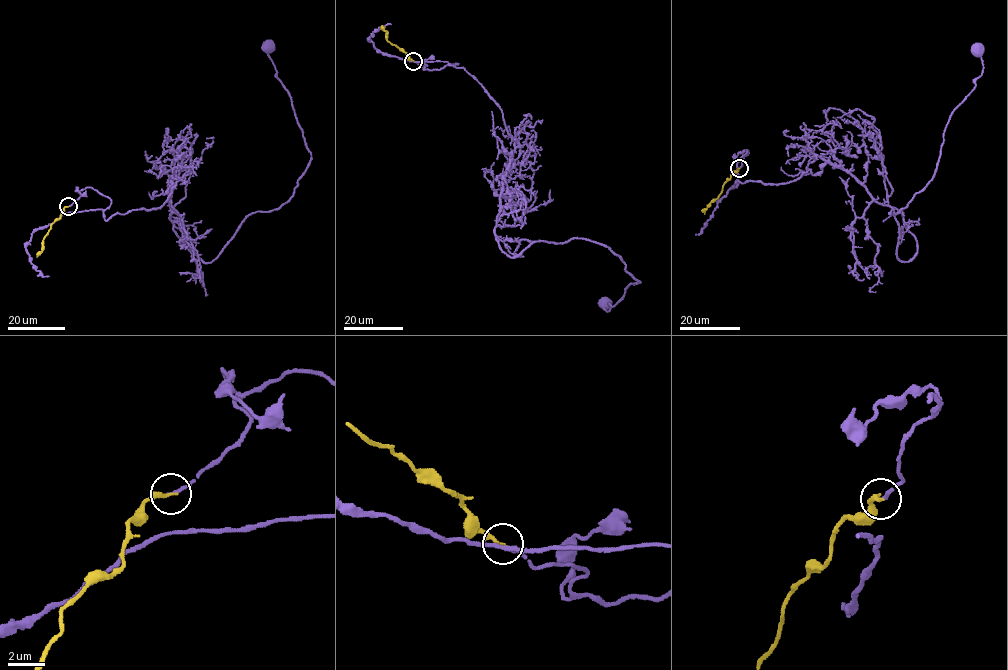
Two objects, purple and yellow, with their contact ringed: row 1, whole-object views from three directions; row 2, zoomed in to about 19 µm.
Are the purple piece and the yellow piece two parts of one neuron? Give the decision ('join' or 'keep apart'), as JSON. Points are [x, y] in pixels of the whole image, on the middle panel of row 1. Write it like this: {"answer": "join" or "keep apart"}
{"answer": "join"}

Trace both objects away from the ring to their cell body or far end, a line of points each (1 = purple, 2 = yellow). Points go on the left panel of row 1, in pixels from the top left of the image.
1: (68, 206), (159, 208), (175, 176), (173, 230), (210, 263), (285, 203), (311, 155), (266, 46)
2: (68, 206), (51, 225), (37, 257)

